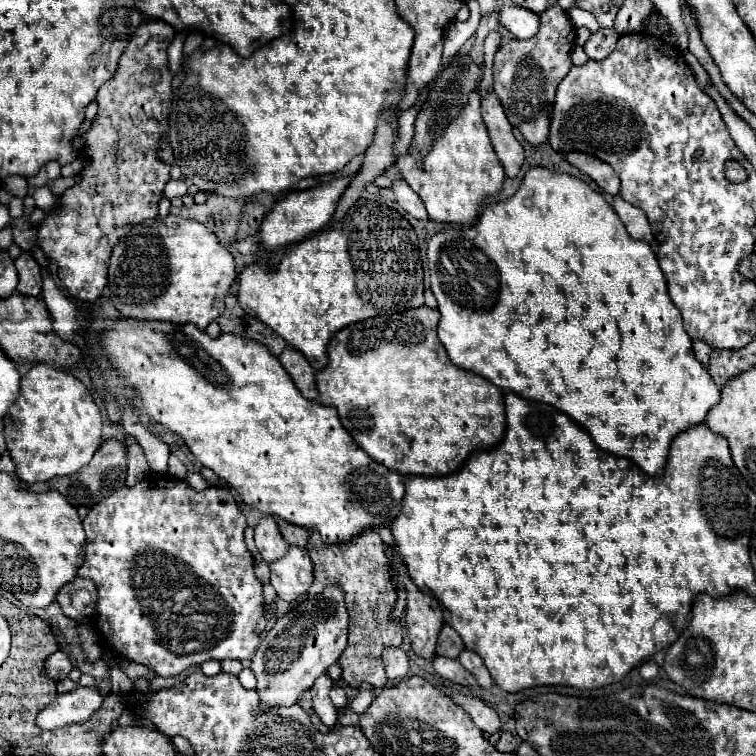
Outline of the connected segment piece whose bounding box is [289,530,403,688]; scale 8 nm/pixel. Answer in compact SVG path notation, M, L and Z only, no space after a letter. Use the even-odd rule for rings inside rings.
M365 530L349 544L325 544L317 532L311 532L305 548L311 556L315 578L307 594L297 598L297 602L291 602L289 610L299 608L303 600L315 598L327 586L339 586L349 610L349 642L337 660L341 666L341 680L351 688L359 688L363 682L369 682L373 688L385 688L387 676L381 664L381 652L389 646L401 646L403 634L401 624L389 620L397 602L397 590L389 576L389 558L379 534L375 530Z

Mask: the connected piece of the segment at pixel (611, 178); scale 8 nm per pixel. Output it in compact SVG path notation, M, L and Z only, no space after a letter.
M579 152L567 154L567 162L573 164L575 168L579 168L583 174L587 174L603 192L617 196L617 192L619 192L619 178L617 178L615 170L609 164L597 160L595 156L579 154Z

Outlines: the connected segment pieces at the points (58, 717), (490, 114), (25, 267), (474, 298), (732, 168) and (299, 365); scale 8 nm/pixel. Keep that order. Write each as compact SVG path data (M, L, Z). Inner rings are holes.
M77 686L71 692L59 694L49 706L45 706L37 716L37 726L41 730L55 730L69 724L81 724L89 720L103 704L97 688Z
M495 92L487 94L481 100L481 112L483 112L485 126L489 130L489 136L491 136L493 148L495 148L495 152L505 168L505 174L509 178L515 178L519 168L525 162L525 150L523 150L521 142L515 140L513 126L509 124L507 116L503 112L503 106L501 106Z
M23 252L15 260L15 268L19 274L17 292L23 296L39 296L41 294L41 274L39 274L39 264L33 260L33 256L29 252Z
M529 168L517 194L499 204L489 204L479 216L477 226L445 228L443 232L435 234L429 240L427 258L431 270L431 292L435 294L441 312L439 340L443 342L455 366L473 374L481 374L505 392L521 394L521 398L555 406L563 414L569 414L569 418L573 418L573 422L577 422L581 428L585 428L593 442L601 446L601 450L633 460L649 476L661 476L665 470L671 440L677 434L703 424L707 412L721 400L721 388L713 382L709 372L701 366L701 362L697 362L693 354L691 338L685 334L681 314L667 294L667 282L651 246L647 242L633 240L605 198L579 178L547 168ZM489 298L493 298L493 306L487 306Z
M728 161L725 164L725 175L733 183L741 183L747 179L745 169L737 161Z
M287 346L287 348L283 350L283 354L279 356L279 362L281 362L283 368L289 372L289 376L291 376L293 382L295 382L295 386L299 388L299 392L301 392L305 398L315 400L315 398L319 396L319 394L317 394L317 382L315 382L315 370L311 368L311 364L307 362L307 358L305 358L299 350Z

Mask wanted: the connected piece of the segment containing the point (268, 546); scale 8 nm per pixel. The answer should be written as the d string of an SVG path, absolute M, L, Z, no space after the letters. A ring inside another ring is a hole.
M265 516L255 526L255 544L259 548L259 554L267 562L275 562L283 558L289 550L289 544L281 538L281 532L277 528L277 522L273 516Z

